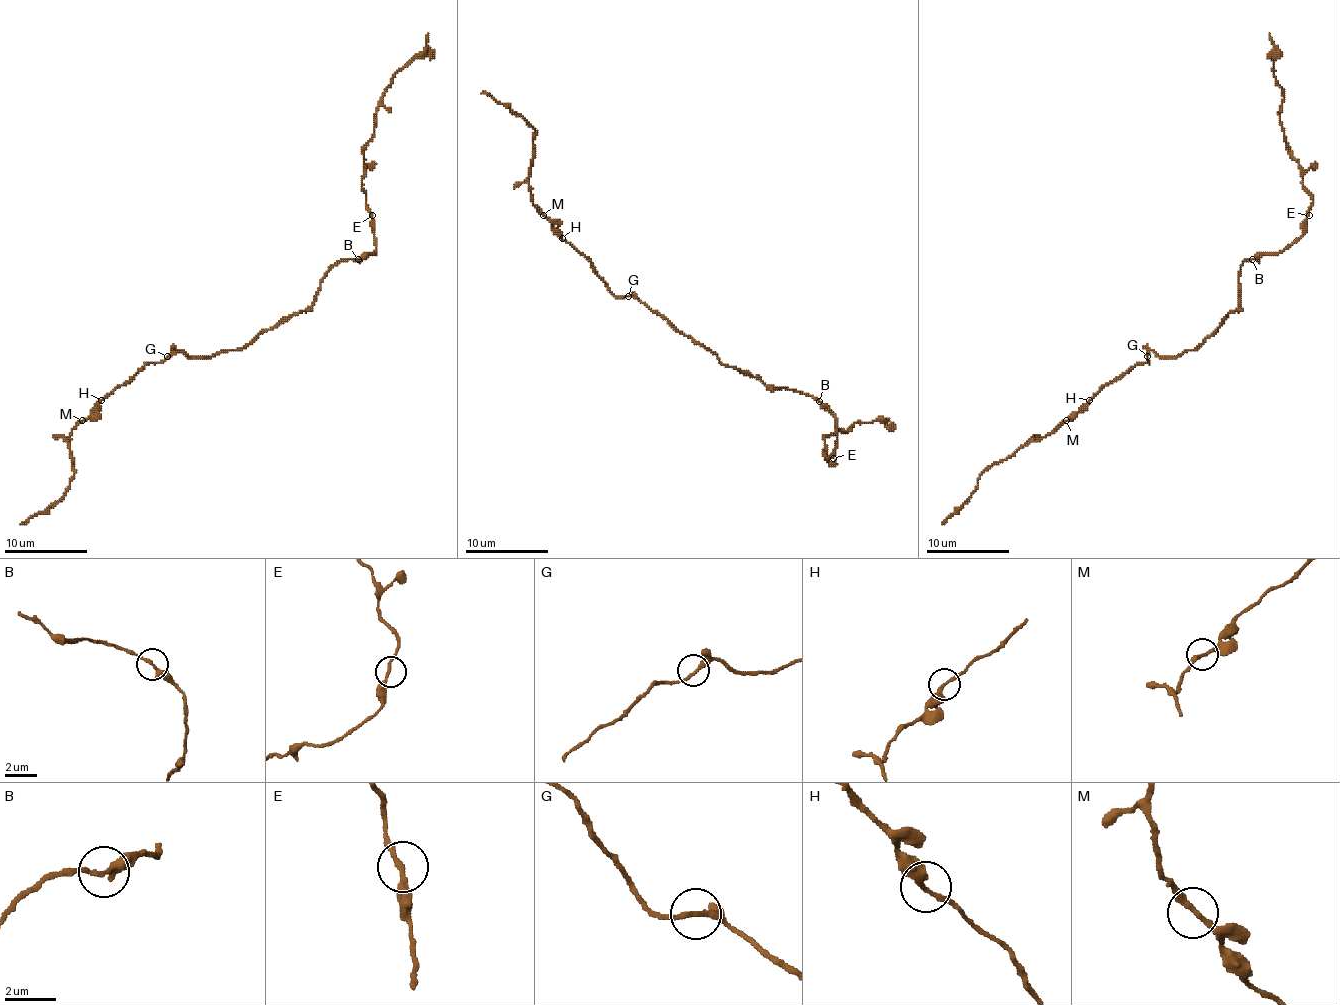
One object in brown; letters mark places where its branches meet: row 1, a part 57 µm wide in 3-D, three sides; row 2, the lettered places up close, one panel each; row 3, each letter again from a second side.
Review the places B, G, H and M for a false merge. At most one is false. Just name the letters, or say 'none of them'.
none of them

